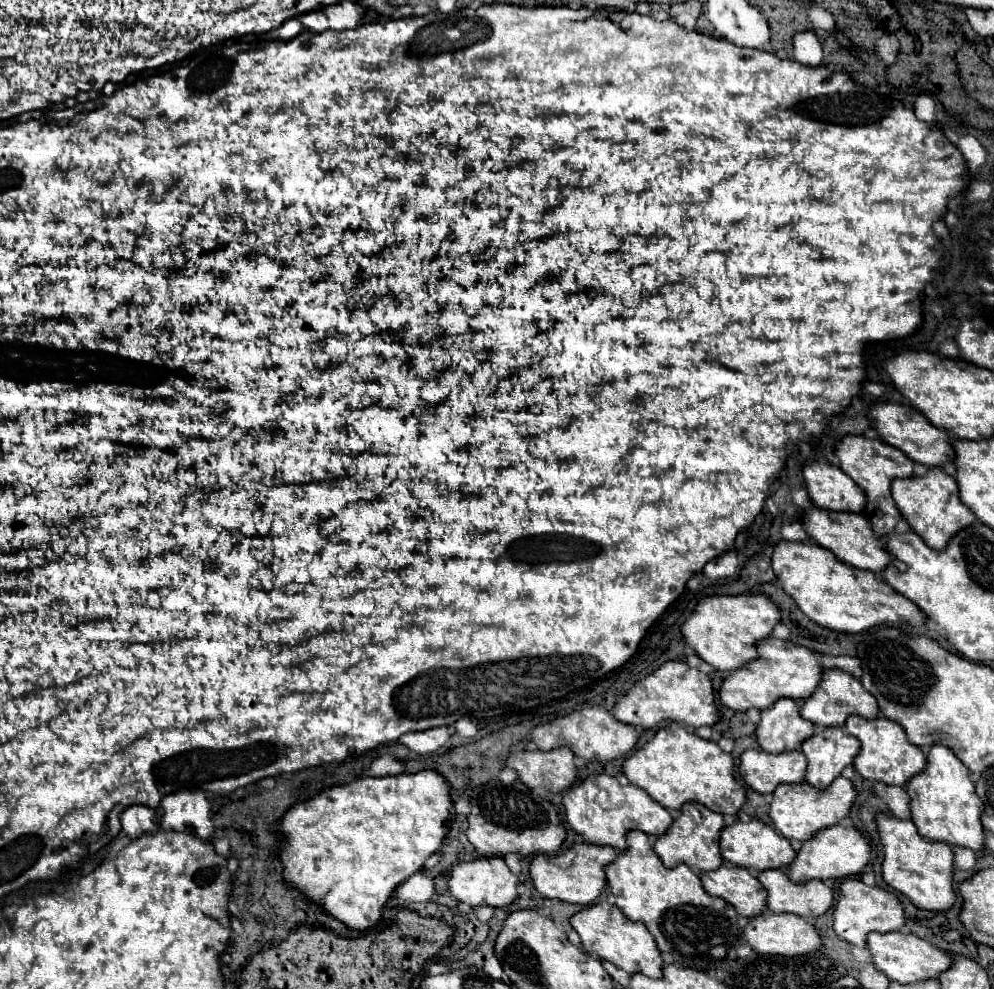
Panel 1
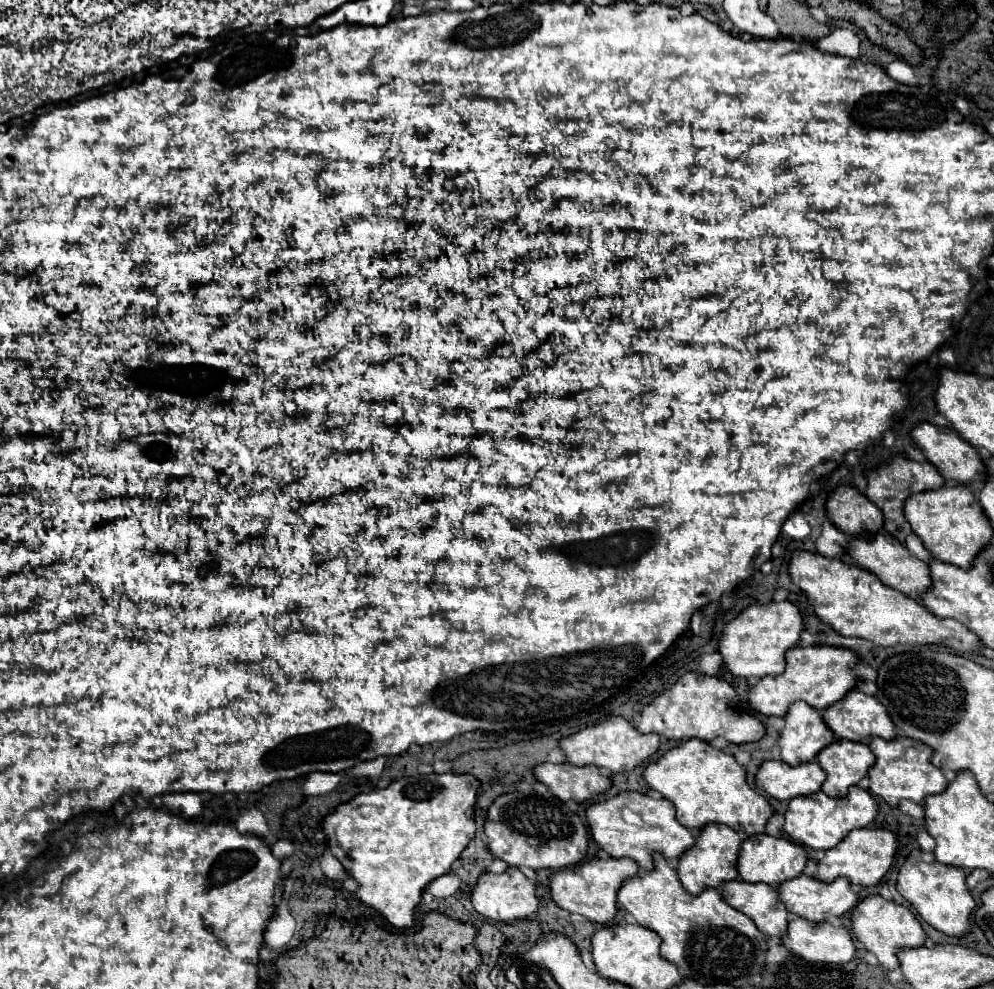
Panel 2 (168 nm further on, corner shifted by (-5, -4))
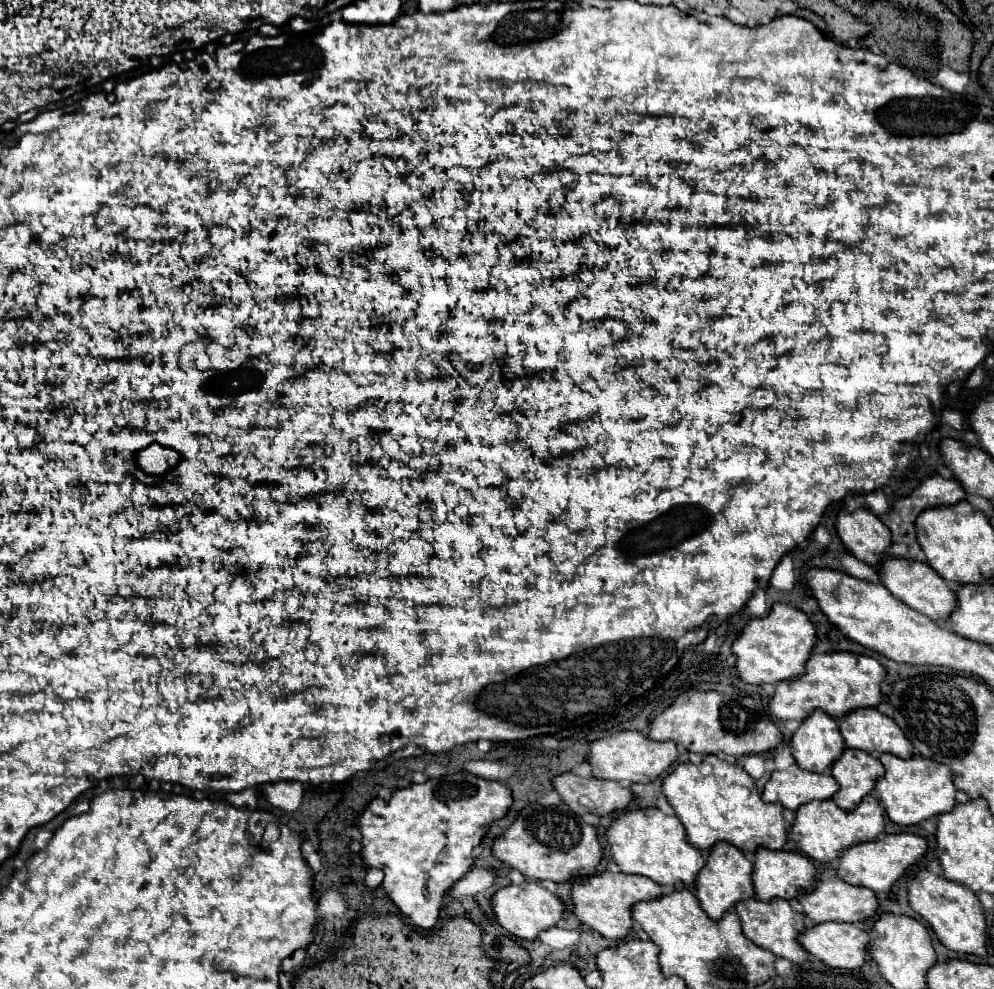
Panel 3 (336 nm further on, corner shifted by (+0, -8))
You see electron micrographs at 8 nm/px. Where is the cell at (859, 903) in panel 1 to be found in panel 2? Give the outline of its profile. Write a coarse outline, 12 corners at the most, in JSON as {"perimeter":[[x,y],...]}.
{"perimeter":[[880,895],[852,913],[854,935],[888,971],[928,937],[908,907]]}

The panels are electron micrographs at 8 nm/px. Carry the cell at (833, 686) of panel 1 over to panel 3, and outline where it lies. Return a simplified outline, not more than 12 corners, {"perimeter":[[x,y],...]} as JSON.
{"perimeter":[[875,707],[839,721],[845,745],[867,753],[913,755],[893,719]]}

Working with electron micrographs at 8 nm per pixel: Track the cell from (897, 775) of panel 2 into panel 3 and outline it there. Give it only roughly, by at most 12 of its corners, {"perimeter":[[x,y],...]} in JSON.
{"perimeter":[[881,753],[875,791],[893,823],[955,805],[949,767]]}

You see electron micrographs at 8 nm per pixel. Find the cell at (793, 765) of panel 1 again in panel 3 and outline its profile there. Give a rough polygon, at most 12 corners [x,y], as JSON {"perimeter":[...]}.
{"perimeter":[[791,765],[773,771],[763,801],[797,811],[831,799],[837,783],[827,773]]}

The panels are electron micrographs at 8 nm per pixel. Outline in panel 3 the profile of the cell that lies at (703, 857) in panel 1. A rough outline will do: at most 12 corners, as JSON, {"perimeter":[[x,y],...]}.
{"perimeter":[[715,843],[695,877],[711,919],[753,897],[753,863]]}

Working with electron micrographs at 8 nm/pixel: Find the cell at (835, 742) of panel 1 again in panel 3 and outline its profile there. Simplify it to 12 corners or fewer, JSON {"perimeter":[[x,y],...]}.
{"perimeter":[[845,749],[831,765],[839,791],[831,797],[853,809],[883,775],[881,761]]}

